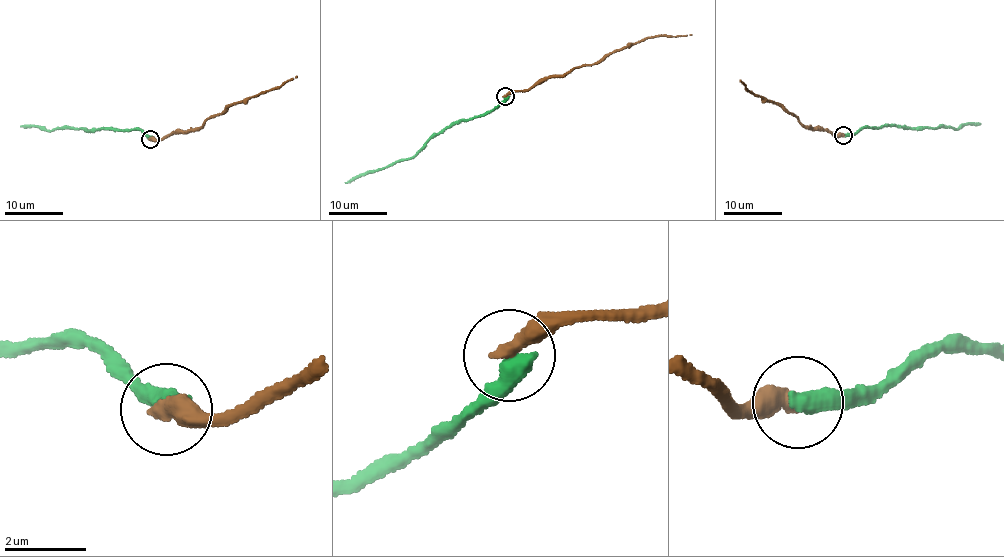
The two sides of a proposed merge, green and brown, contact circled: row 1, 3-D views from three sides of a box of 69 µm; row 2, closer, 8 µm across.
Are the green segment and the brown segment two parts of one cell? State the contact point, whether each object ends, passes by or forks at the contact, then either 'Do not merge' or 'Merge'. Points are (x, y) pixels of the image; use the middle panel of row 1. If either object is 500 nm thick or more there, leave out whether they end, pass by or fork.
Place: (505, 96). Do not merge

